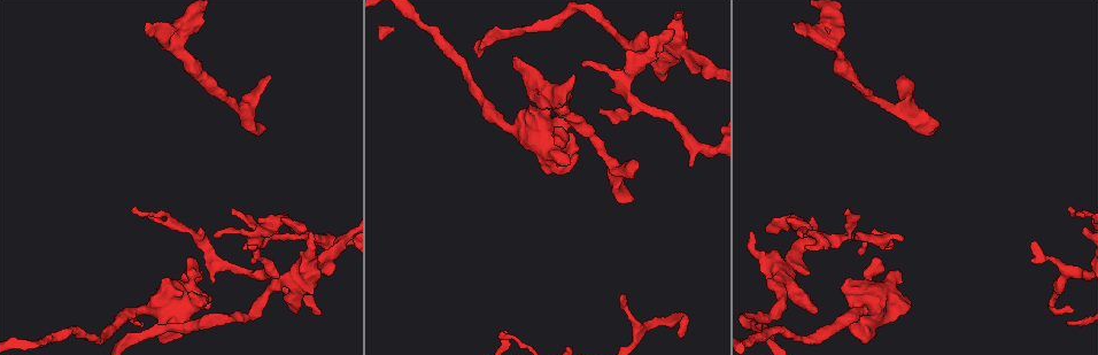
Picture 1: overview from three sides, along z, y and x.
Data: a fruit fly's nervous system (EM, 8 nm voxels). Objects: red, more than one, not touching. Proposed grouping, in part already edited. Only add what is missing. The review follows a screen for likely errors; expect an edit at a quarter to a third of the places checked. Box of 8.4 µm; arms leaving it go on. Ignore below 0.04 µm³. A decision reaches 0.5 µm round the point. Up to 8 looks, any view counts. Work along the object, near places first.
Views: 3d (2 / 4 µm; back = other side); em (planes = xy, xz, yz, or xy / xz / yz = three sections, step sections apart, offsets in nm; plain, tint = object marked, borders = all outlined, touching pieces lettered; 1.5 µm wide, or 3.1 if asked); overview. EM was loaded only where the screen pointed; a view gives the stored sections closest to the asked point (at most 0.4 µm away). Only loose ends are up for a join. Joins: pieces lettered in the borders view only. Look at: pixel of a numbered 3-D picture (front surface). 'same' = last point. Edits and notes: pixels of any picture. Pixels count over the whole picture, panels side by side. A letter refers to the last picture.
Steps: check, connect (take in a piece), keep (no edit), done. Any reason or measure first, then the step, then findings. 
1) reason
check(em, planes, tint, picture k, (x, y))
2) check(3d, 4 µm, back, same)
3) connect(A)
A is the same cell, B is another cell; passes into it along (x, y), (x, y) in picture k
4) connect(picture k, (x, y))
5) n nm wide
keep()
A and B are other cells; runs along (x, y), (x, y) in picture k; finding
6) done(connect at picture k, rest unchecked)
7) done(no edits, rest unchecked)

thin end
check(3d, 2 µm, picture 1, (679, 336))

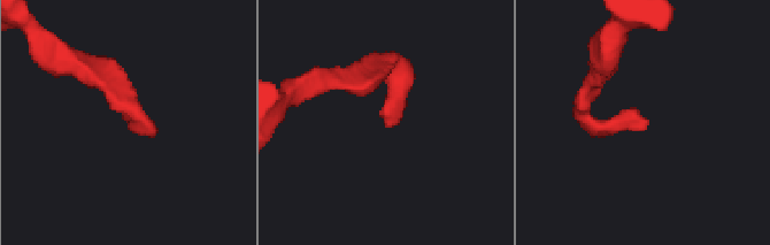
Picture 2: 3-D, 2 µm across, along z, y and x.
shape alone is not enough
check(em, planes, tint, picture 2, (388, 125))

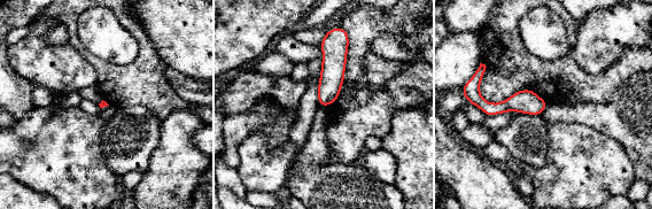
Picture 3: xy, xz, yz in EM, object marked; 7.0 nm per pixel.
check(em, planes, borders, same)

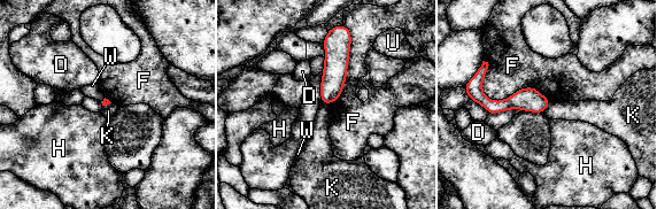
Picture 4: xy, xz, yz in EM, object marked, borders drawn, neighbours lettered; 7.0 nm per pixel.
F touches over 550 nm
keep()
D, F, H, K, U and W are other cells; border along (550, 101), (543, 111) in picture 4; none of them fits

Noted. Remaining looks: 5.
thick end
check(em, xz, step 4, tint, picture 1, (207, 299))

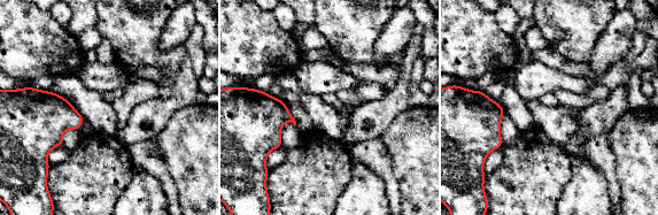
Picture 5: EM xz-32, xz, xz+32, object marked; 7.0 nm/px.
check(em, planes, borders, same)

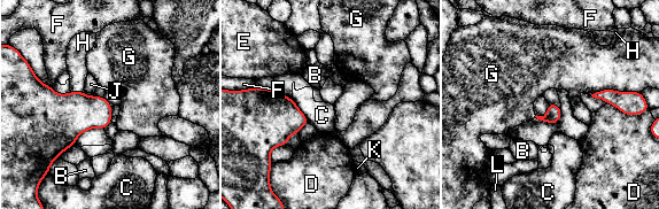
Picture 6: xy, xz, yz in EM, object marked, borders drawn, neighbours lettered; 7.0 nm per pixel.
G touches over 280 nm
keep()
B, C, D, E, F, G, H, J, K and L are other cells; no lettered piece goes on from it

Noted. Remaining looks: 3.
branch stops here
check(em, xz, step 8, borders, picture 1, (147, 24))

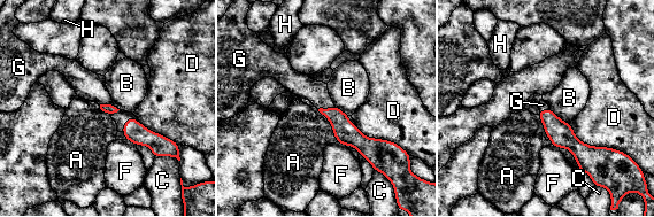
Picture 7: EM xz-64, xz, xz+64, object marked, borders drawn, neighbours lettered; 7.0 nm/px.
connect(G)
G is the same cell, A, B, C, D, F and H are other cells; passes into it along (348, 134), (326, 108), (304, 86) in picture 7; it goes on there

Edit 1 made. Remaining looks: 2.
done(connect at picture 7, rest unchecked)

